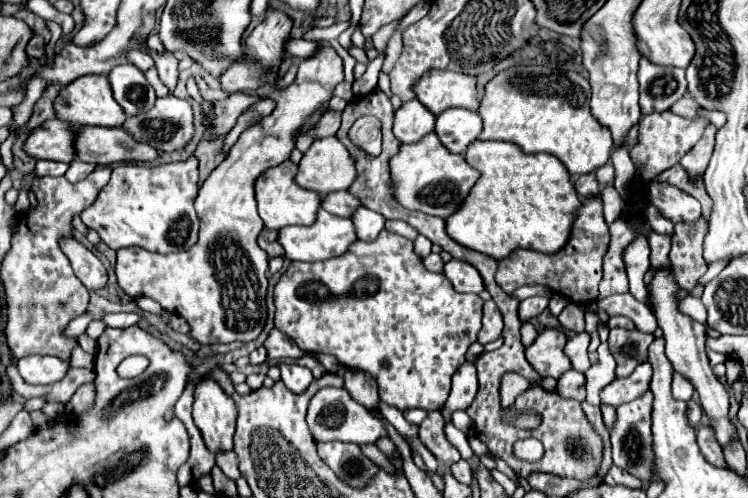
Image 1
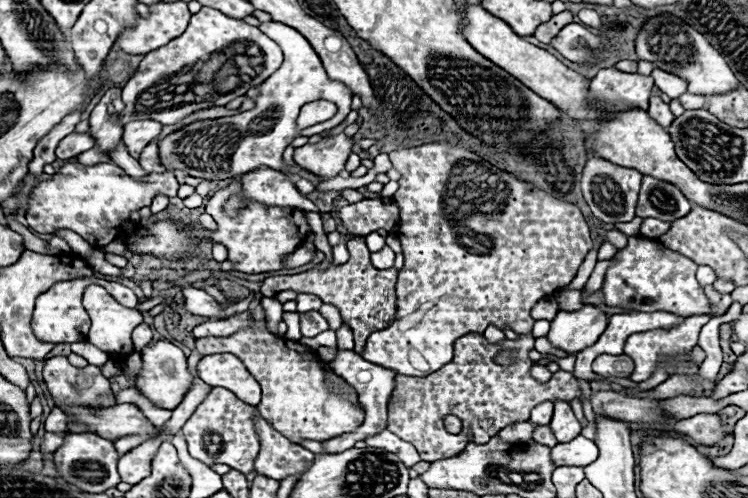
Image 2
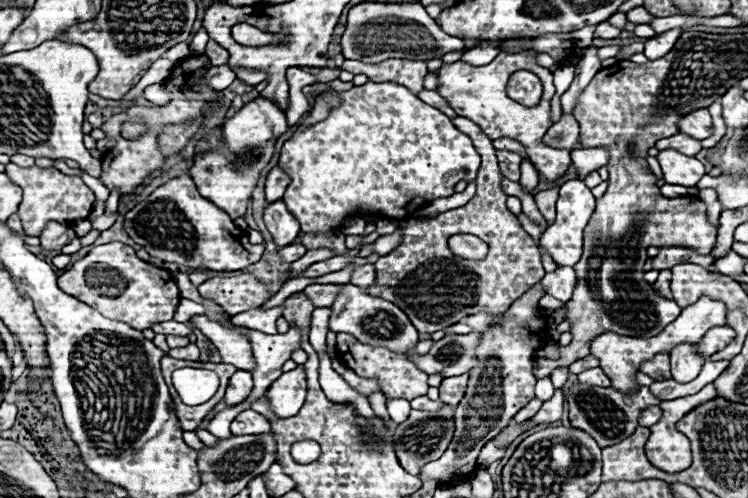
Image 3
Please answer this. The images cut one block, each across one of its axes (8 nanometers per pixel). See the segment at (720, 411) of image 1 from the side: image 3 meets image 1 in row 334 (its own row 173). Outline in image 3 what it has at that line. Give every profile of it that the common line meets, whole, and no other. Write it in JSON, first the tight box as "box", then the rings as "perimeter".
{"box":[656,150,706,188],"perimeter":[[[662,150],[662,152],[658,152],[656,158],[660,162],[660,168],[664,172],[664,180],[668,184],[692,188],[706,174],[704,164],[700,160],[696,160],[694,156],[680,154],[678,150]]]}

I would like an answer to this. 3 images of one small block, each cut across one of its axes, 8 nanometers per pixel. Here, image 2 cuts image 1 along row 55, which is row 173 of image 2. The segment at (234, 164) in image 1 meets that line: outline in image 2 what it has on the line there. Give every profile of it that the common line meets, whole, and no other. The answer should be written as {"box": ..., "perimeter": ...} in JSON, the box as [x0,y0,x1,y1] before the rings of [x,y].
{"box":[294,132,352,180],"perimeter":[[[344,132],[322,138],[316,144],[304,144],[294,150],[294,162],[304,170],[328,180],[336,178],[344,170],[344,164],[352,152],[352,138]]]}

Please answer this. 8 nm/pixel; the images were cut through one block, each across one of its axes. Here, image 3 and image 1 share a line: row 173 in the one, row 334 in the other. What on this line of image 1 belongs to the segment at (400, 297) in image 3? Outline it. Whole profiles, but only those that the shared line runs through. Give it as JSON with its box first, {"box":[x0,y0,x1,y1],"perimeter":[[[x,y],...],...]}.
{"box":[478,300,502,344],"perimeter":[[[488,300],[484,302],[484,318],[482,318],[482,330],[478,332],[478,342],[480,344],[492,342],[500,338],[500,334],[502,334],[502,314],[496,308],[496,304]]]}

